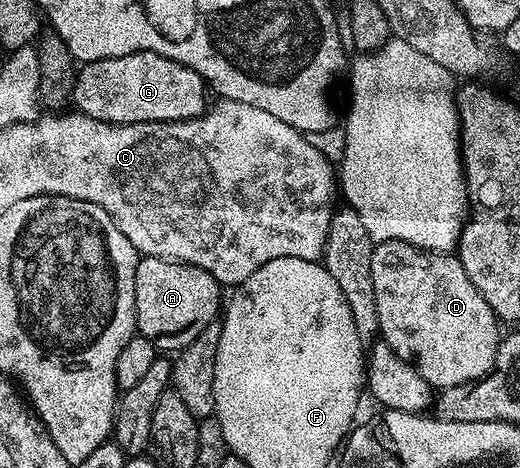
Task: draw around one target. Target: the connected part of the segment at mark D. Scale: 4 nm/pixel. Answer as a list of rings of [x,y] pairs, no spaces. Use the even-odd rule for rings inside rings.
[[[402,240],[375,244],[372,250],[372,287],[376,290],[376,314],[381,339],[397,356],[404,358],[435,390],[448,386],[473,384],[488,375],[494,367],[500,339],[498,316],[484,302],[484,296],[472,286],[457,255],[445,252],[425,252]]]

